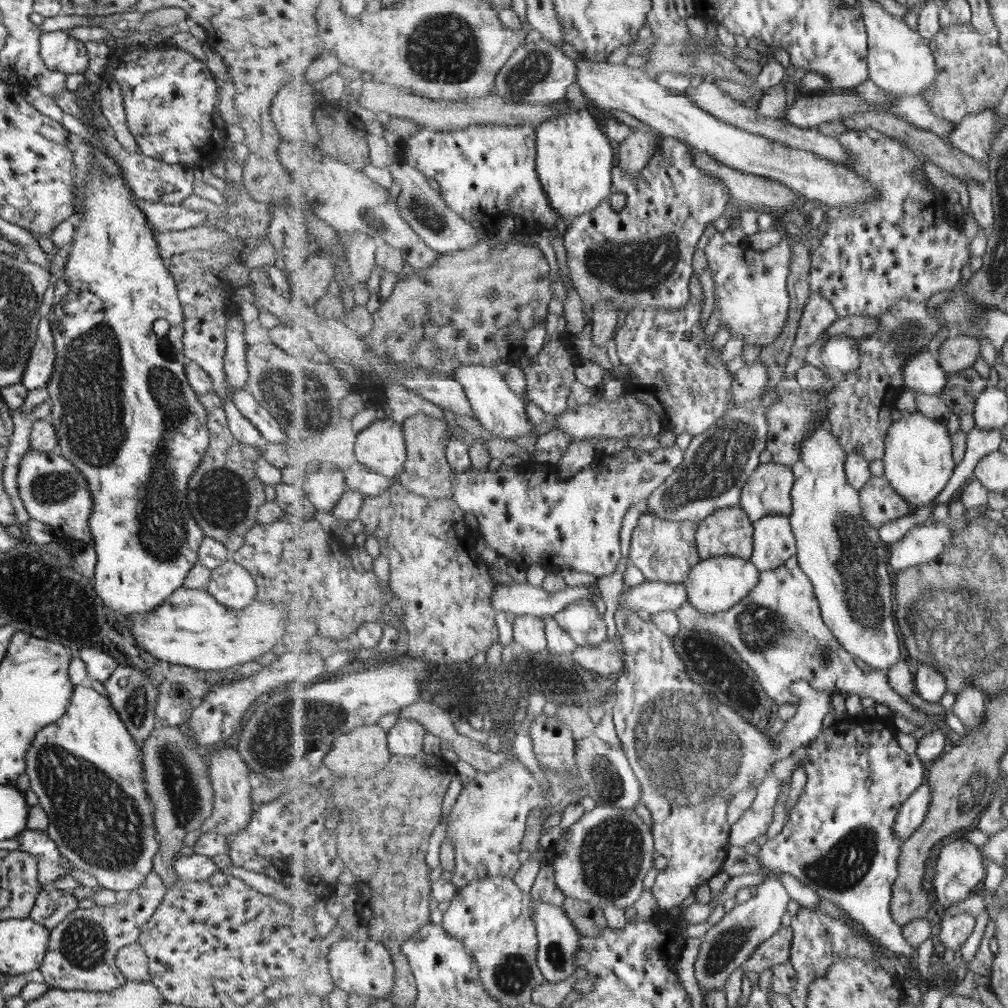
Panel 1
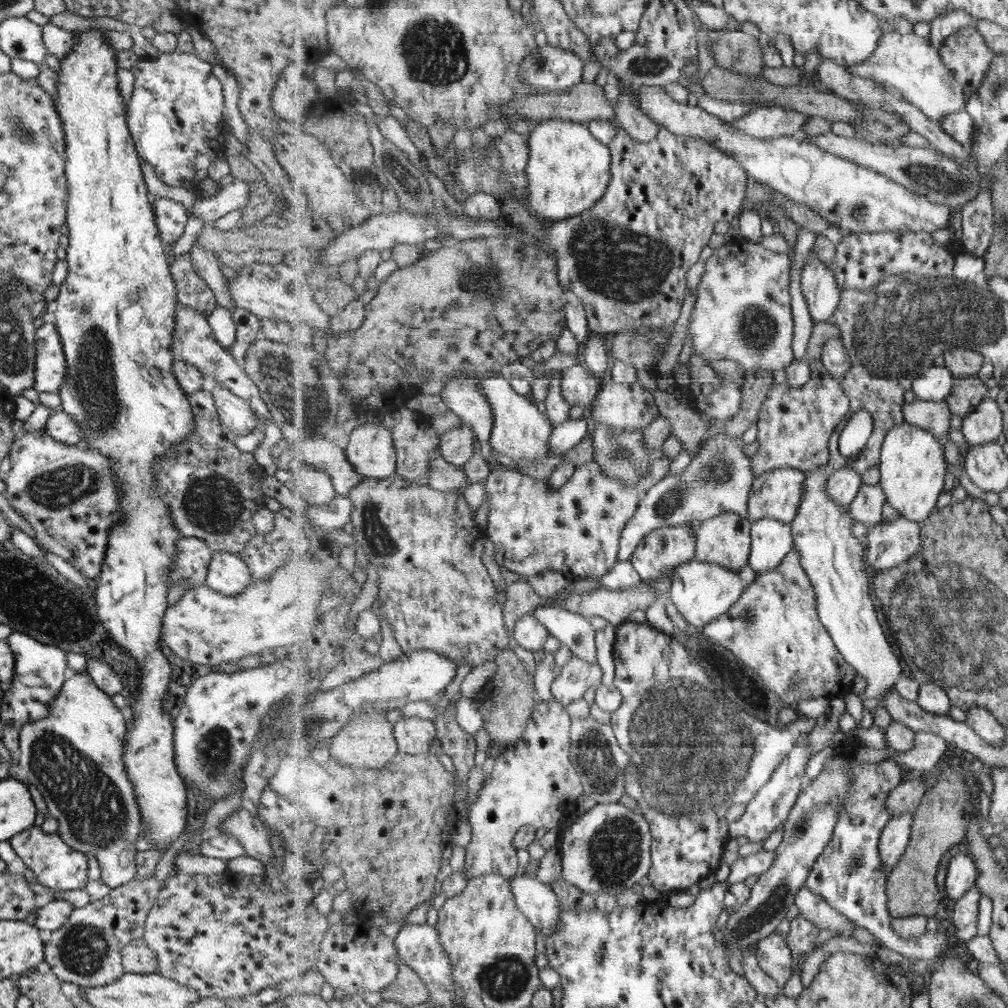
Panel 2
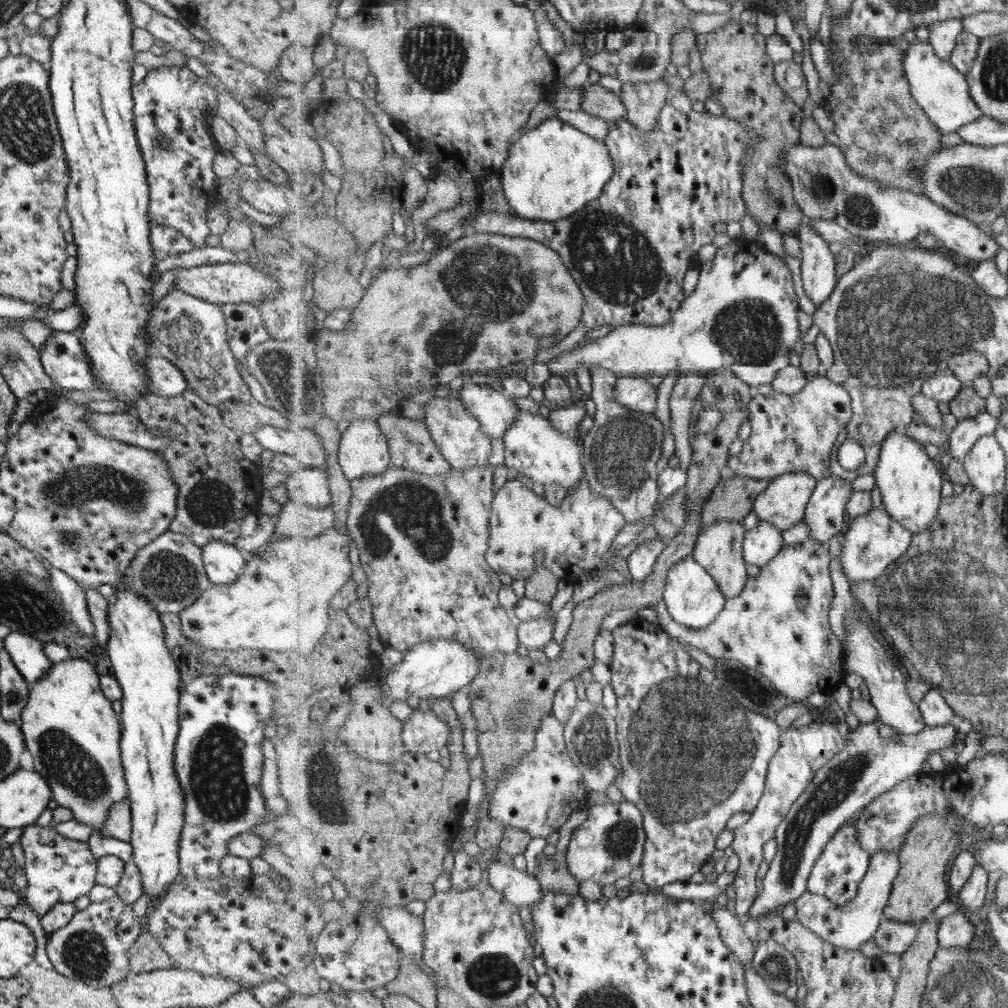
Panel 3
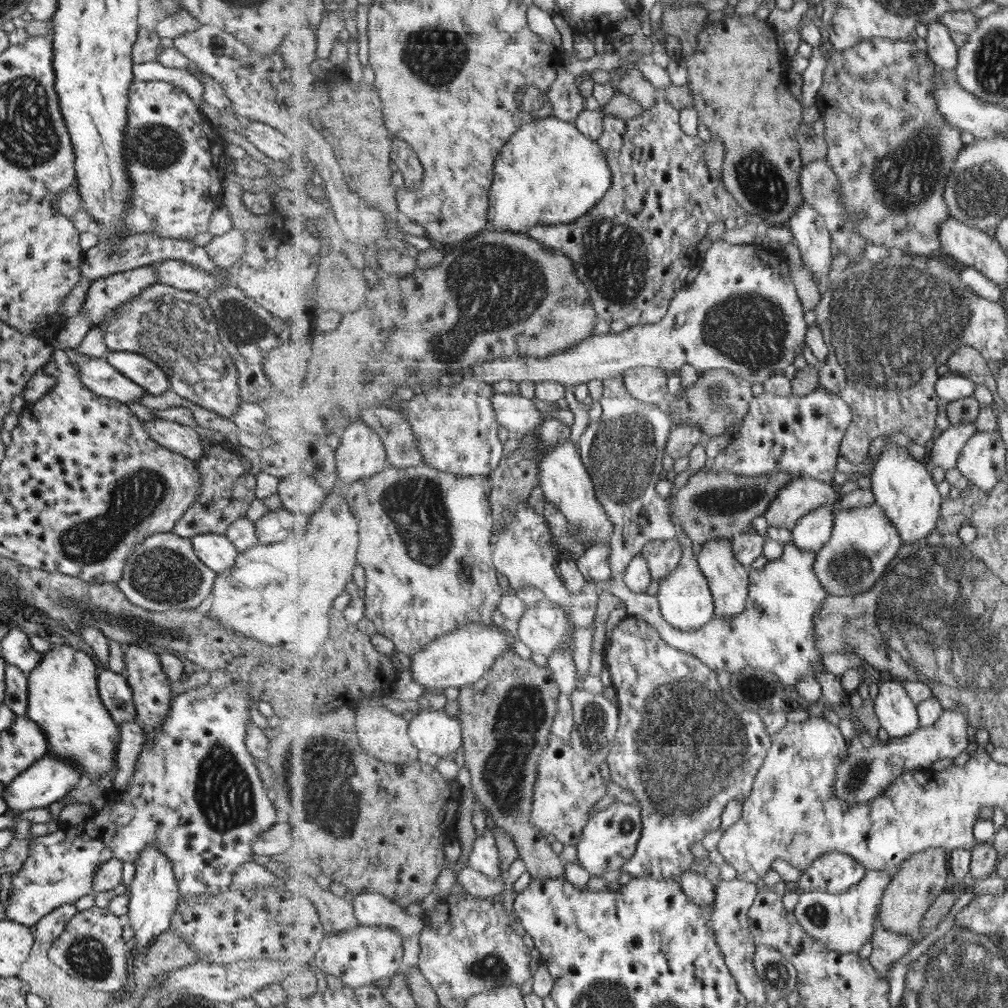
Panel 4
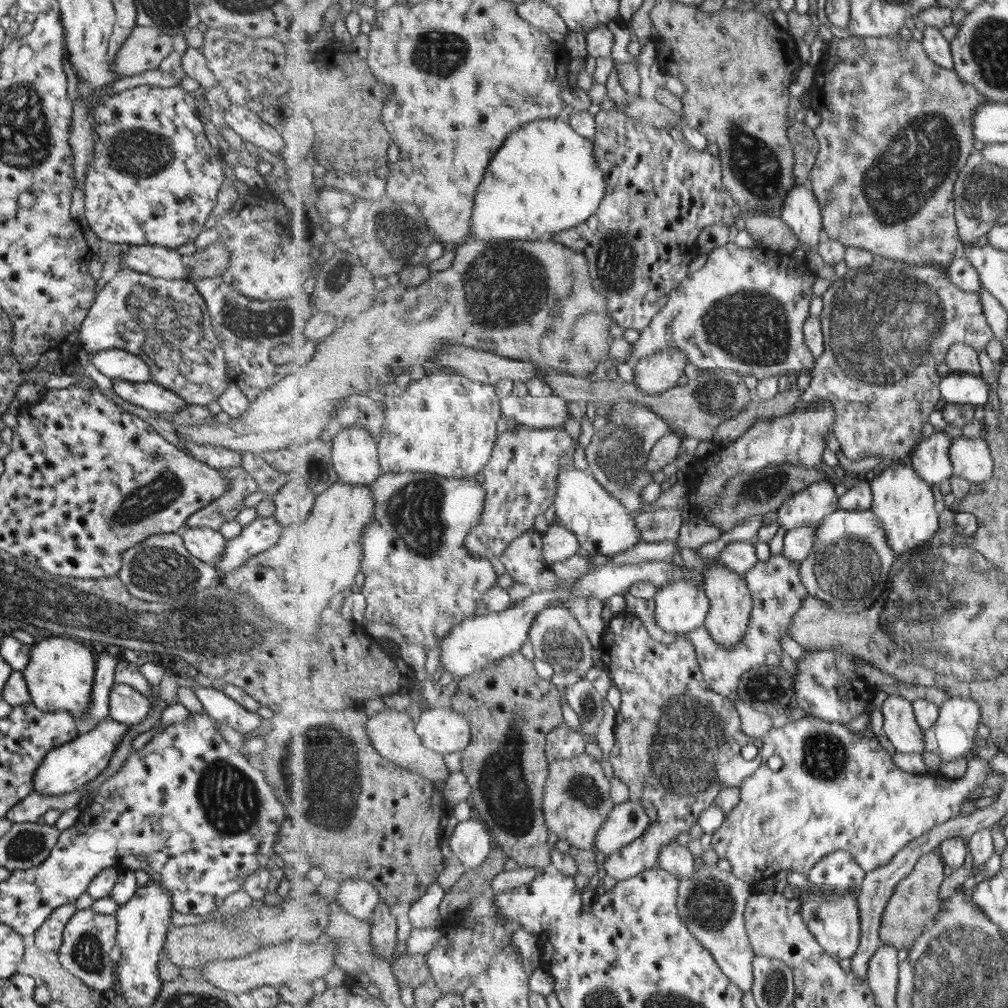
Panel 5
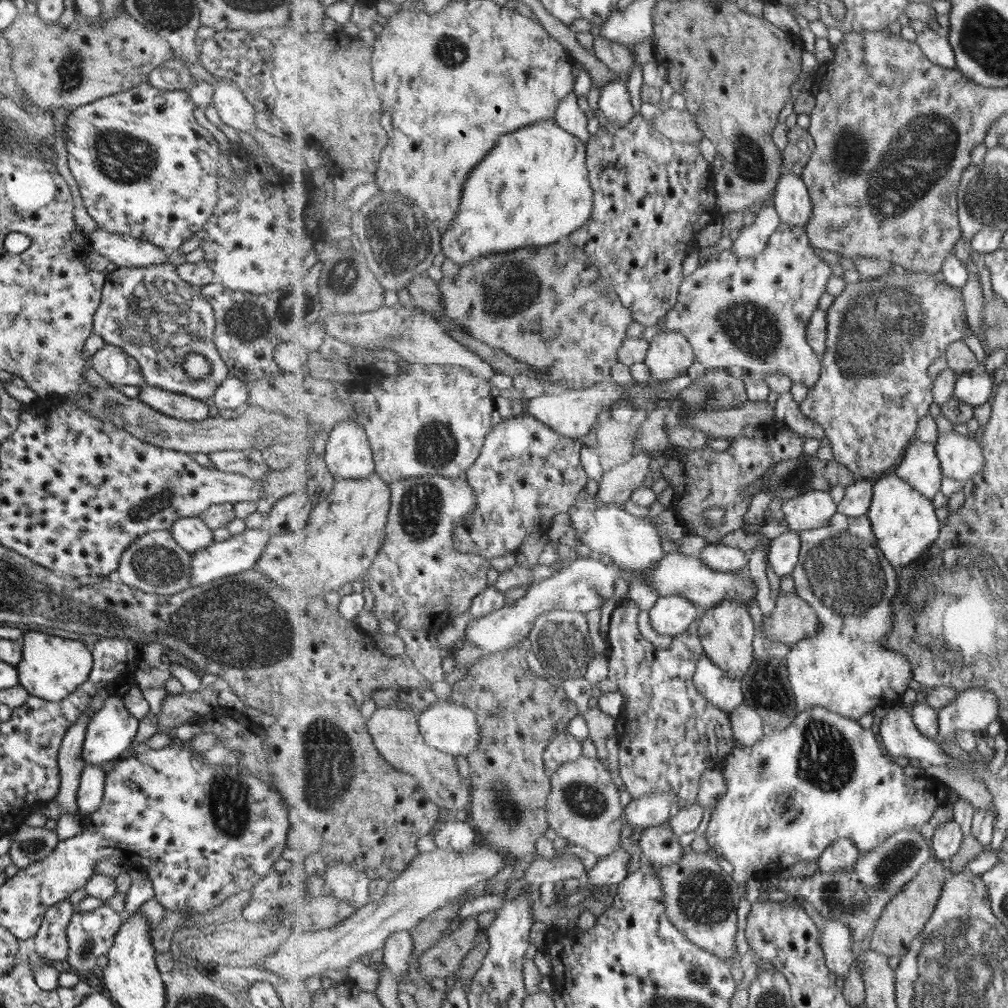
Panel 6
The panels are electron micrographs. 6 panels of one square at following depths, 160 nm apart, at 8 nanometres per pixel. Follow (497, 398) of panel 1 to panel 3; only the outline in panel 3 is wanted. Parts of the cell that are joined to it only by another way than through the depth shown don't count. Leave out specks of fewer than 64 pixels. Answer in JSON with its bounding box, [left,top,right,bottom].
[503,410,585,493]

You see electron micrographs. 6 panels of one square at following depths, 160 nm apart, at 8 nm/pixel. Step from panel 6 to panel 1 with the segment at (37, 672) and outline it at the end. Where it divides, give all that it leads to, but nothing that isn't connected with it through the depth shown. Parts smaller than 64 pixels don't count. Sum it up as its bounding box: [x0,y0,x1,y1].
[24,683,158,893]

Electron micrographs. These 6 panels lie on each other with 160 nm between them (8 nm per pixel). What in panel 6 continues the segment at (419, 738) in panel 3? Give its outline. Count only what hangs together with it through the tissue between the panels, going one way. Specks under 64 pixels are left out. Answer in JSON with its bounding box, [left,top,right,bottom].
[419,699,480,756]

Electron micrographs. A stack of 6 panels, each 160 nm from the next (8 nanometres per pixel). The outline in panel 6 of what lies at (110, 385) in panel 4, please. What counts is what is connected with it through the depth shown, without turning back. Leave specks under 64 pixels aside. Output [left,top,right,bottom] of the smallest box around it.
[137,384,213,421]

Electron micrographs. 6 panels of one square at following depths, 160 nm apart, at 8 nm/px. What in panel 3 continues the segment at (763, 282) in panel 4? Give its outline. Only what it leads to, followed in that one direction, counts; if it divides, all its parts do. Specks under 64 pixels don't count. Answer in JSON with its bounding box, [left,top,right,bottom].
[547,238,801,390]

